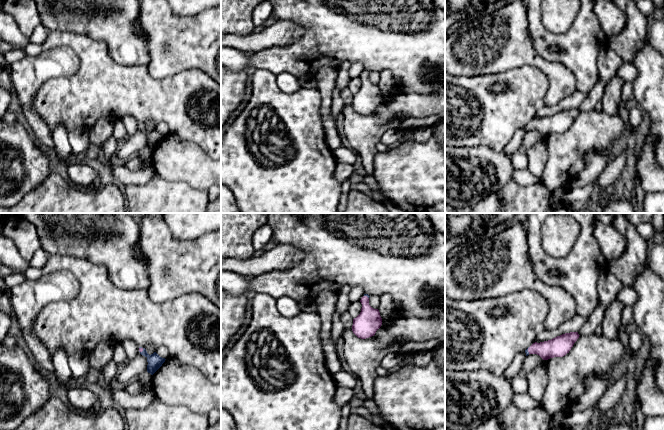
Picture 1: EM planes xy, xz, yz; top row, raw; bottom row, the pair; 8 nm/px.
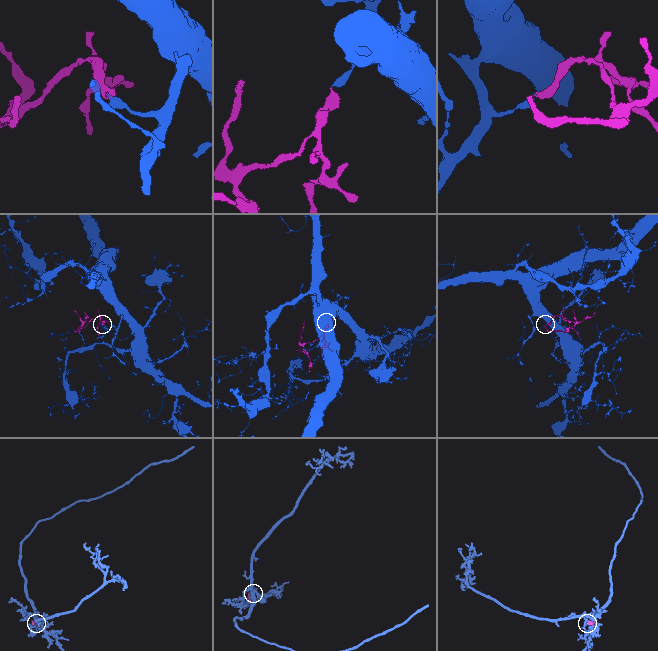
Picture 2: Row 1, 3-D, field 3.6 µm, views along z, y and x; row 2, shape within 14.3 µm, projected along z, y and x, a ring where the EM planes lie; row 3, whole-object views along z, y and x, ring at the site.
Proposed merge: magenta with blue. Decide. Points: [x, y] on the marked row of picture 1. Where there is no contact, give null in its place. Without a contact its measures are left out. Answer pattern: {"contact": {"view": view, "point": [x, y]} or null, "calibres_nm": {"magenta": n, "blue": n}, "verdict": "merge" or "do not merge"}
{"contact": {"view": "xy", "point": [142, 349]}, "calibres_nm": {"magenta": 30, "blue": 110}, "verdict": "merge"}

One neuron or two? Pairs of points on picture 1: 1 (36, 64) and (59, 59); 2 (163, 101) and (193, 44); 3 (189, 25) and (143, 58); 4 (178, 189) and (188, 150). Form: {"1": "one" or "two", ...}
{"1": "one", "2": "two", "3": "two", "4": "two"}

